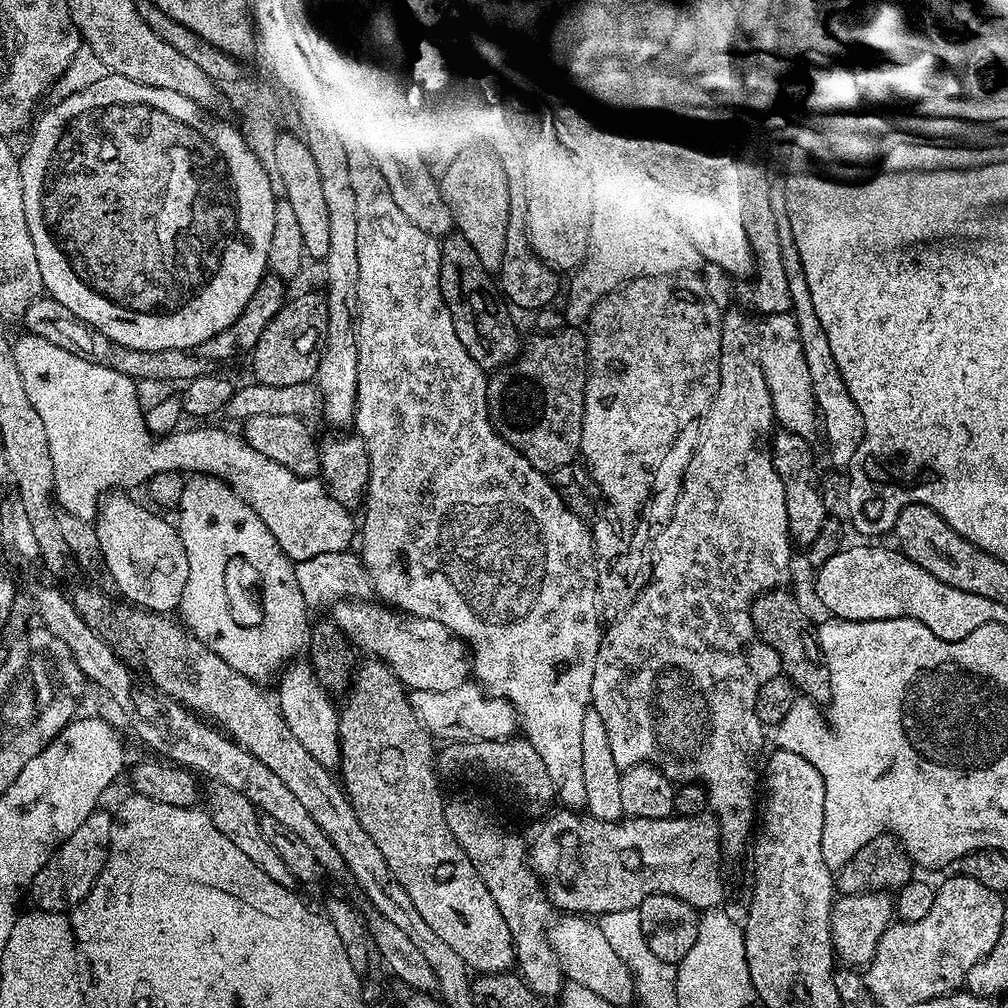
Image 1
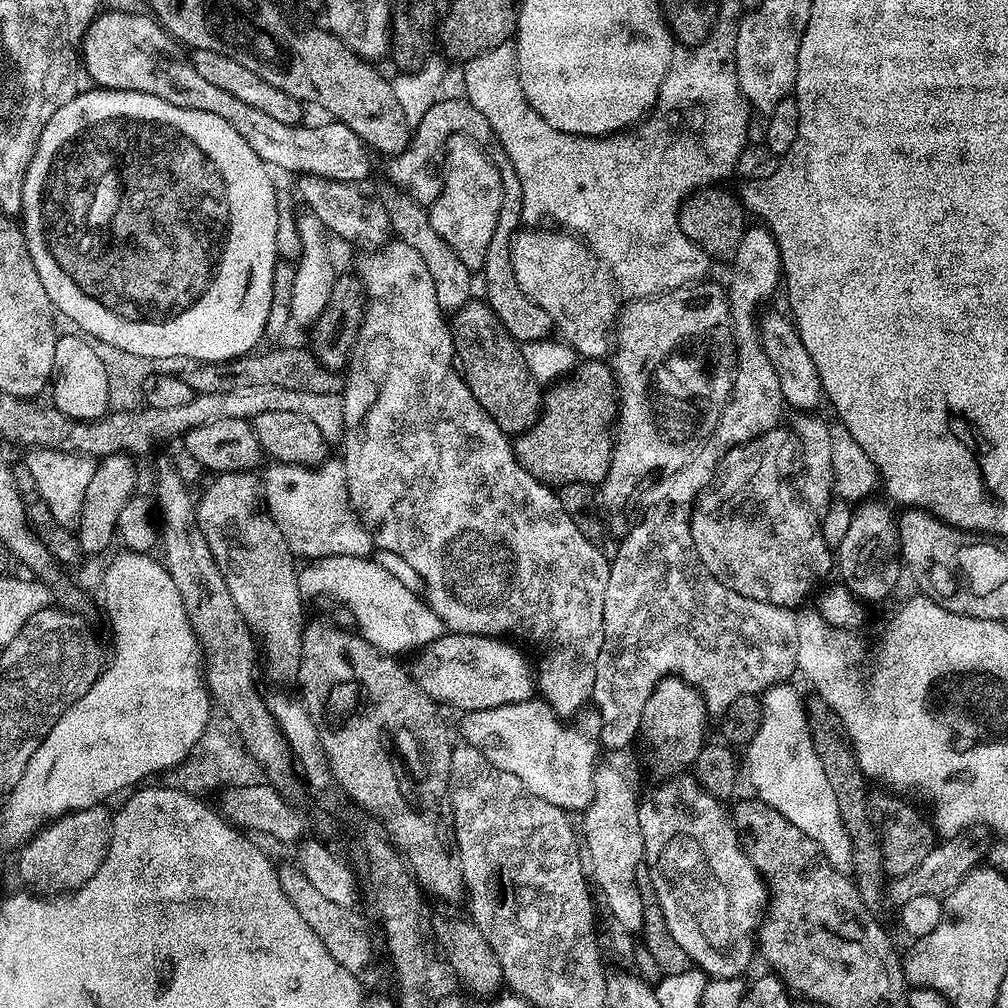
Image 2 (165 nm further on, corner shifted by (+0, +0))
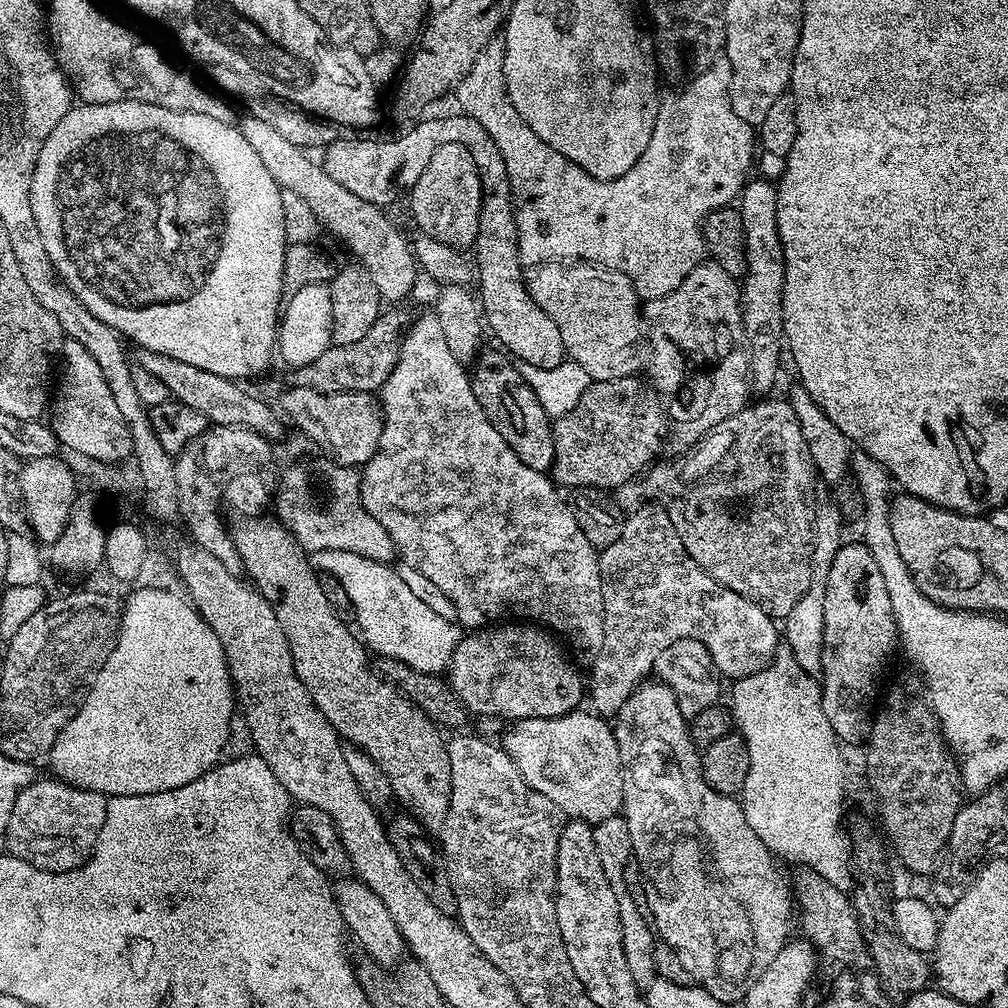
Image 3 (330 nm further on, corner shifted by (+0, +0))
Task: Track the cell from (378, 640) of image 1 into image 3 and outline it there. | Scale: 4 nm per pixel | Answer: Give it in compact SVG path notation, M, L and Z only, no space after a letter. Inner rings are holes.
M504 622L499 626L469 631L456 641L456 649L448 661L446 679L469 713L497 716L503 722L526 718L558 718L581 707L580 699L586 696L586 680L583 675L580 677L579 670L568 661L569 653L563 647L560 649L555 642L543 627L528 622Z

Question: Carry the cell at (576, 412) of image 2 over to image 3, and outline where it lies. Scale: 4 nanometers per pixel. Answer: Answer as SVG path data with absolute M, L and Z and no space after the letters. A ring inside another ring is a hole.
M636 376L593 383L569 413L555 417L552 426L554 462L550 476L561 489L613 490L619 484L626 483L631 476L639 477L659 457L656 455L668 436L670 421L659 395L645 381L644 384Z

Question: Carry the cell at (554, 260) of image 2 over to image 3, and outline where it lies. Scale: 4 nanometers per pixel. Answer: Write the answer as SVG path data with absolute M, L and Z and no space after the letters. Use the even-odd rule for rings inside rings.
M587 262L571 266L540 266L527 277L529 294L550 314L558 327L567 357L586 371L592 382L624 380L636 376L640 368L640 340L642 344L642 298L632 280L615 268L601 268Z

